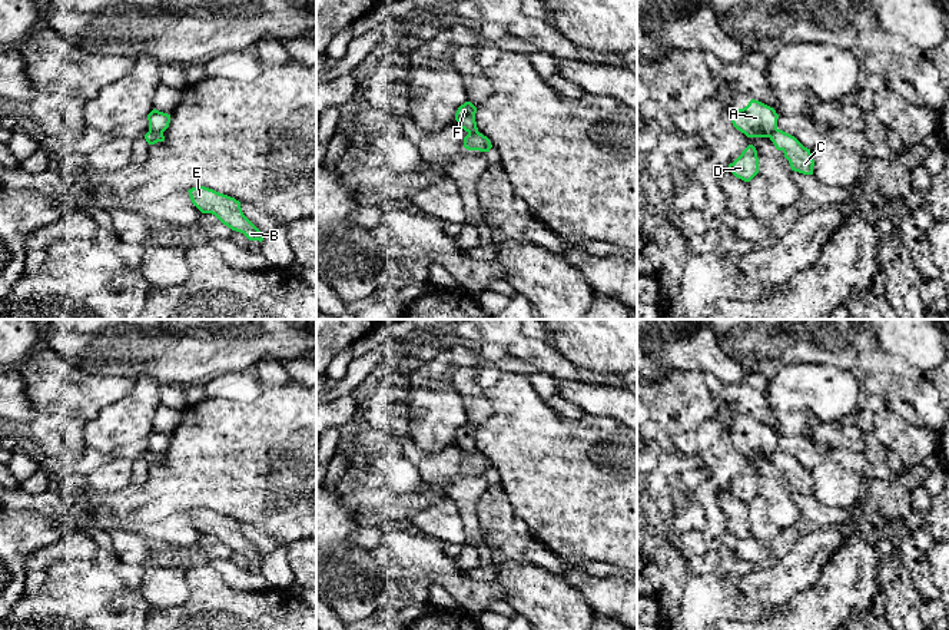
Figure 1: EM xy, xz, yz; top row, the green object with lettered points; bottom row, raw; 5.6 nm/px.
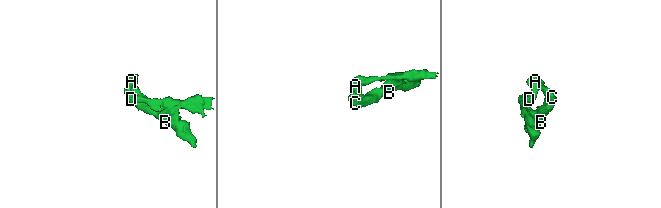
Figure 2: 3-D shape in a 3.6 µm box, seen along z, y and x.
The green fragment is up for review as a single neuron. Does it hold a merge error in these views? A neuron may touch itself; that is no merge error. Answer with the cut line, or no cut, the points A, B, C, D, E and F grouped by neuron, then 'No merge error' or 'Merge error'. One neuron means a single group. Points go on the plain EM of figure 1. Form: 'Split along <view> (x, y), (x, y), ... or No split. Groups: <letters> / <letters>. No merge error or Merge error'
Split along xy (149, 451), (162, 453). Groups: A D F / B C E. Merge error

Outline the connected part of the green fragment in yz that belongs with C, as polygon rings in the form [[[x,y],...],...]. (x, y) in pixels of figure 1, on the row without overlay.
[[[776,450],[770,457],[770,461],[777,471],[784,474],[792,491],[803,495],[813,495],[814,481],[810,470],[804,468],[794,457]]]

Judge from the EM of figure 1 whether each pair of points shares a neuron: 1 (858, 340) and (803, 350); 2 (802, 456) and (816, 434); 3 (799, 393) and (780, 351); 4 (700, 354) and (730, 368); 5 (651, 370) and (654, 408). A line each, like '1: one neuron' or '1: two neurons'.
1: one neuron
2: one neuron
3: two neurons
4: one neuron
5: two neurons

